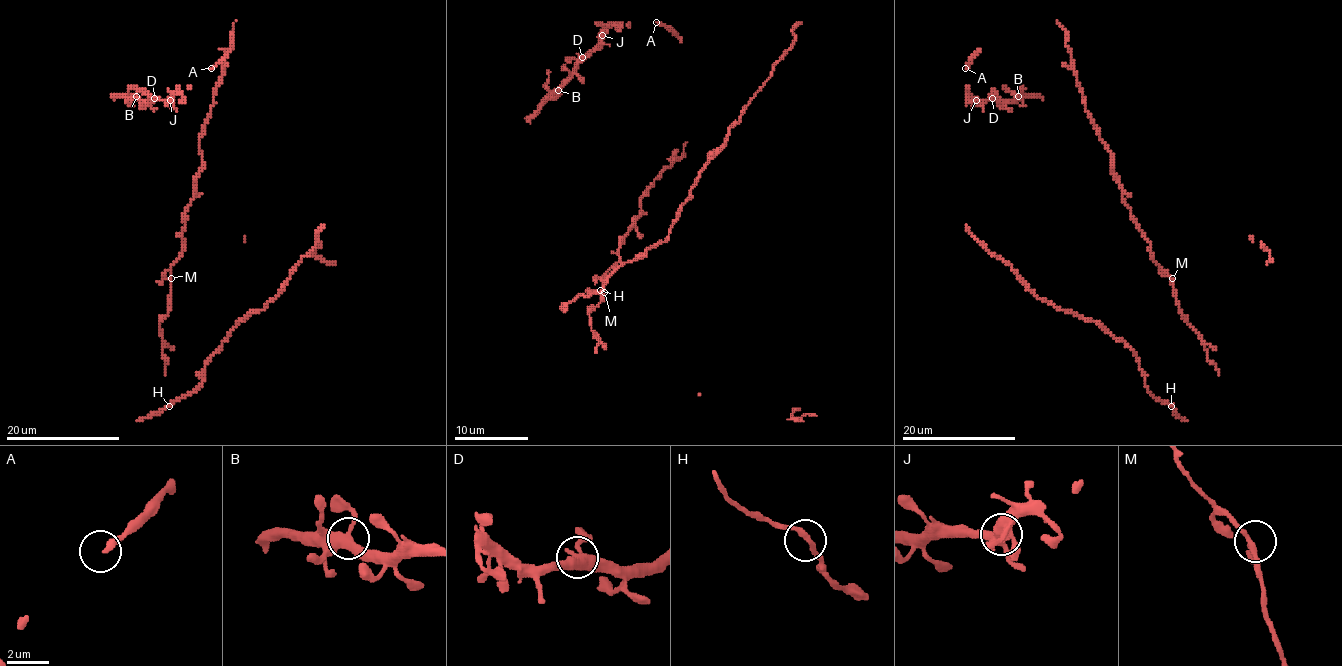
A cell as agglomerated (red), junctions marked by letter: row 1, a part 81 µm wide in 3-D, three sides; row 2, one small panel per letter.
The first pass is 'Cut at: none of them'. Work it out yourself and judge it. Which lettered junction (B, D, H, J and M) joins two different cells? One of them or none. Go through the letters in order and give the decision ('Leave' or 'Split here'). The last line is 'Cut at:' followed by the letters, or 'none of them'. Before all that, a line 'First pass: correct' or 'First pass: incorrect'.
First pass: correct
B: Leave
D: Leave
H: Leave
J: Leave
M: Leave
Cut at: none of them

